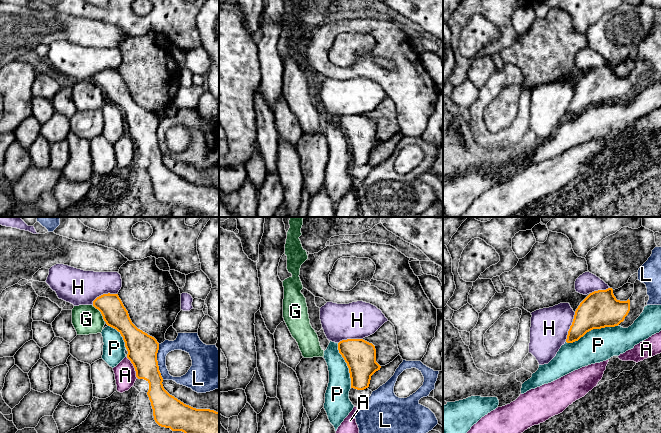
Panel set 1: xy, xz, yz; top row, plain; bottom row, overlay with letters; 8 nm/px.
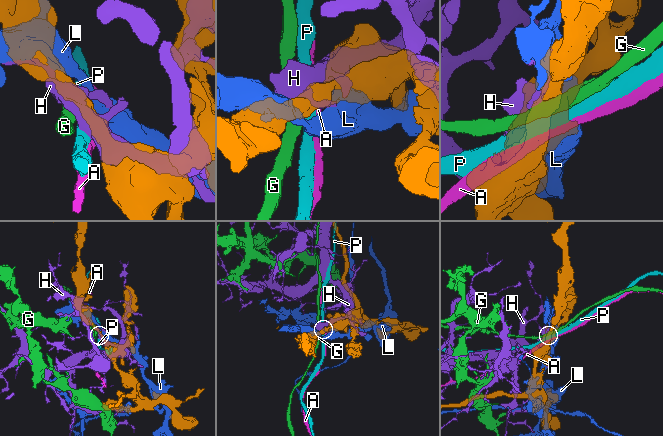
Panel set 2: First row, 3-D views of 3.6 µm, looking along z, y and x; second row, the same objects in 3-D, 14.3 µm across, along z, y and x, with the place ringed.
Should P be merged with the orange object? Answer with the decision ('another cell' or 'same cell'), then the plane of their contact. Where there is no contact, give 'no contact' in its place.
same cell | yz

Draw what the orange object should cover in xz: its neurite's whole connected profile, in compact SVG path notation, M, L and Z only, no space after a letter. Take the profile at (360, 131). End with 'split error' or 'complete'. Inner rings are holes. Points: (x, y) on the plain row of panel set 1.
M347 115L338 119L338 126L349 144L351 164L357 166L368 164L371 152L381 144L381 142L376 138L375 122L363 115Z; complete

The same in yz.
M612 64L594 67L576 85L566 118L578 117L593 105L618 102L629 87L630 76L617 76Z; complete

